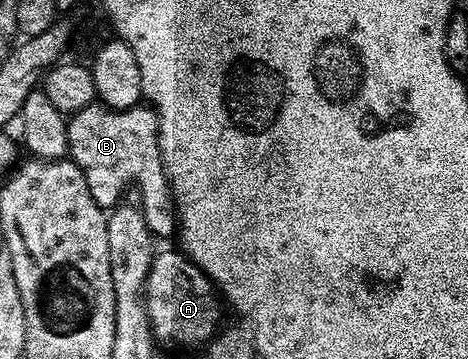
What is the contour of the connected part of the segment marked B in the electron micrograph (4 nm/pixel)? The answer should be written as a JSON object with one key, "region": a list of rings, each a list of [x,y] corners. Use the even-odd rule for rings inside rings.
{"region":[[[101,102],[84,106],[67,119],[68,156],[84,174],[90,196],[98,207],[110,210],[123,199],[129,184],[138,187],[137,203],[155,237],[173,237],[176,209],[166,178],[166,168],[158,149],[158,114],[149,106],[126,108],[117,112]]]}

